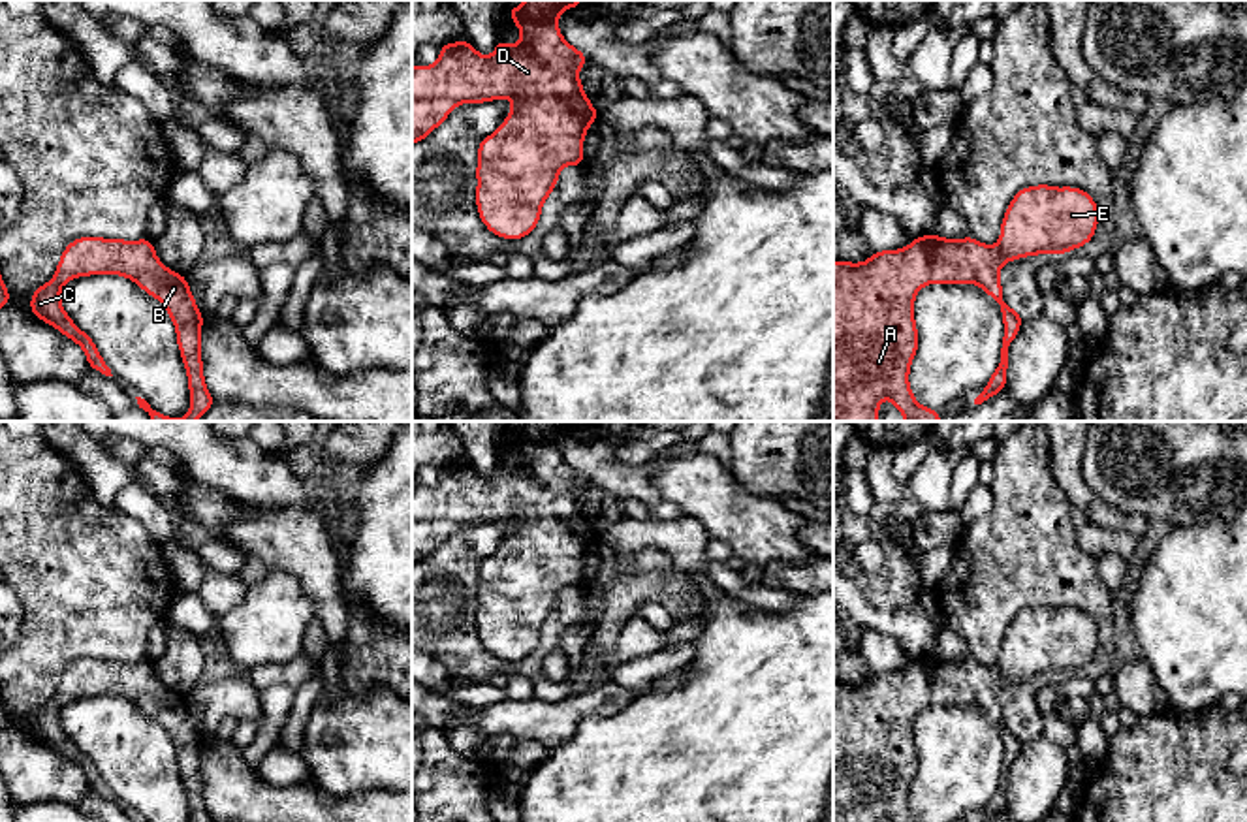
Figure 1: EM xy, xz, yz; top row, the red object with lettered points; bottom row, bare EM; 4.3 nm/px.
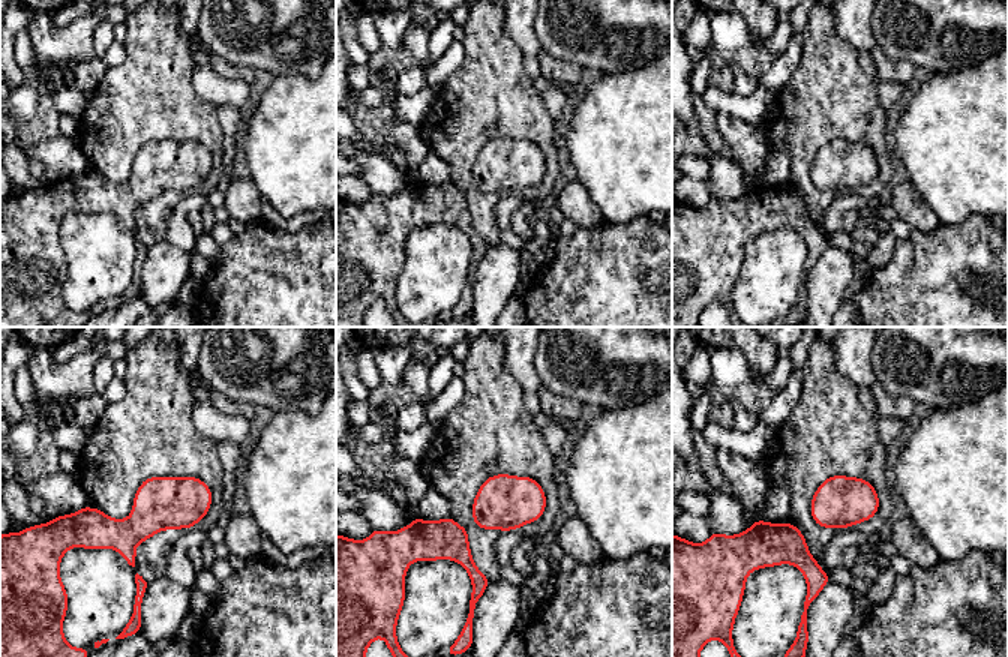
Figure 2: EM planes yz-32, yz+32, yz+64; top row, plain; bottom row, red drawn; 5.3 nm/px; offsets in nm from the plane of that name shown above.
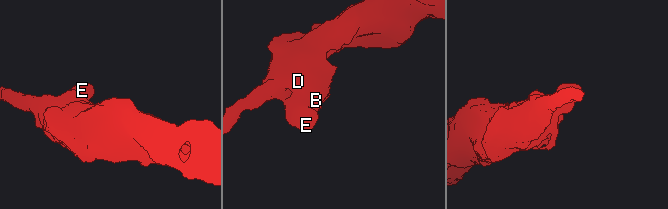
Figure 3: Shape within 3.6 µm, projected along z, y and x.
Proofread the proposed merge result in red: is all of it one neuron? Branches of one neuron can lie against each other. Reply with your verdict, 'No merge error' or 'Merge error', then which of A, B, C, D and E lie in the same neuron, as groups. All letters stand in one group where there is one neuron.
No merge error. Groups: A B C D E

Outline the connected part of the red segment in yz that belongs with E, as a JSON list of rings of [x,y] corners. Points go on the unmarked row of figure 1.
[[[1038,606],[1012,619],[995,668],[974,658],[927,655],[901,672],[875,673],[863,685],[833,683],[833,822],[916,822],[908,807],[918,773],[914,719],[929,703],[974,703],[999,724],[1004,743],[1001,781],[974,822],[1001,814],[1008,767],[1023,741],[1002,720],[1002,685],[1068,675],[1087,666],[1097,647],[1098,628],[1085,611]]]

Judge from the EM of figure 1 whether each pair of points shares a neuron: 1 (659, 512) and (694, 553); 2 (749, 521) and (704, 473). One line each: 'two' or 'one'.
1: two
2: one

